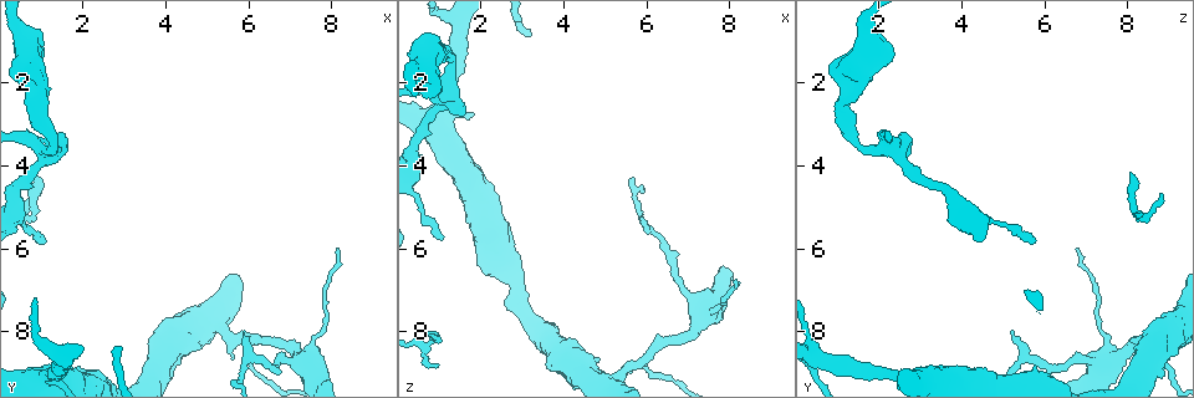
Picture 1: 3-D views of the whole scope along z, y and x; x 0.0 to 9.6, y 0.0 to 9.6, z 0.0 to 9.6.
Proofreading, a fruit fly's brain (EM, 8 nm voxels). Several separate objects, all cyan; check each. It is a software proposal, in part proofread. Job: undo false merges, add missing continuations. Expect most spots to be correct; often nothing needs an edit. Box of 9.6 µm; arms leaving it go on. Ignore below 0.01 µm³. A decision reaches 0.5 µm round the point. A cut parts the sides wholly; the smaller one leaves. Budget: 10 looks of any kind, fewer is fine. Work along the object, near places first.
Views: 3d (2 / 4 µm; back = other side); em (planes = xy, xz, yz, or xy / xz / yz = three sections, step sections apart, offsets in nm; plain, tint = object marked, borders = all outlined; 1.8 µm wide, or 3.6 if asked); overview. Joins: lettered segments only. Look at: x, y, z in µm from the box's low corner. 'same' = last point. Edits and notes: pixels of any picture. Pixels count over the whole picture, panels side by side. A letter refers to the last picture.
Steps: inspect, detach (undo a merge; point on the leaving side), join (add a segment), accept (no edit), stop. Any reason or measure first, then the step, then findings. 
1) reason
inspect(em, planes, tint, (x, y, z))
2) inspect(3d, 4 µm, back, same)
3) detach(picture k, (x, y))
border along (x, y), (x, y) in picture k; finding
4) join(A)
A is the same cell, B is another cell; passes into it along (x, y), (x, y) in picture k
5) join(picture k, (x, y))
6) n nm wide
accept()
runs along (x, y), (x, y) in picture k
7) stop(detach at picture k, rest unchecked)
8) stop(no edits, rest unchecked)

inspect(em, xy, step 16, tint, (1.05, 3.55, 2.00))

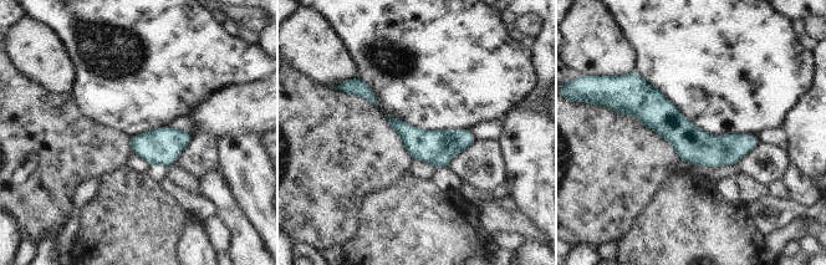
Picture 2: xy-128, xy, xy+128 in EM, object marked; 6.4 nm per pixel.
inspect(em, planes, borders, same)

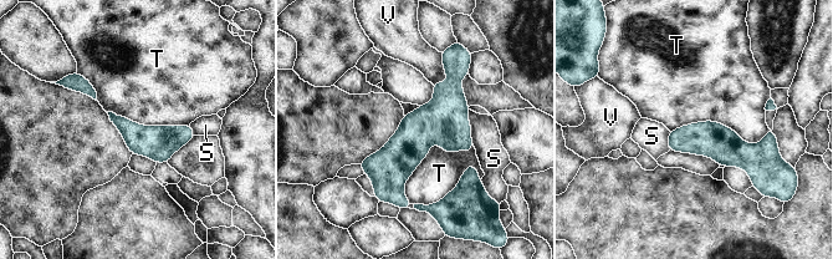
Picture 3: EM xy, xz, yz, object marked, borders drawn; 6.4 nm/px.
accept()
S, T and V are other cells; all the same cell

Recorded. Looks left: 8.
branch stops here
inspect(3d, 2 µm, (1.05, 5.90, 5.75))

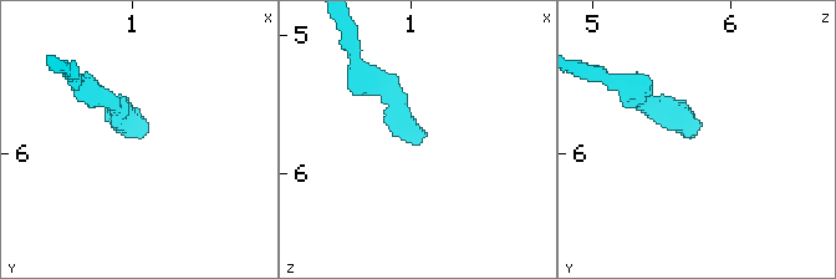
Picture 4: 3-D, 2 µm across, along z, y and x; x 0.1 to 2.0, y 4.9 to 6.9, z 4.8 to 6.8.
now the EM
inspect(em, yz, step 16, borders, (1.06, 5.88, 5.74))

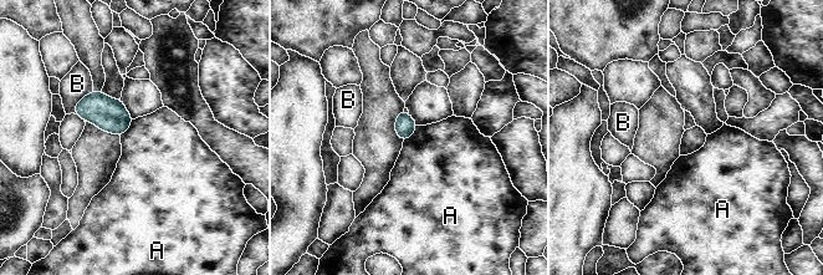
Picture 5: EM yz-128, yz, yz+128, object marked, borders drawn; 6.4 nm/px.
accept()
A and B are other cells; border along (418, 126), (404, 141) in picture 5; no lettered segment goes on from it

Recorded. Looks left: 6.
free end
inspect(em, planes, borders, (0.75, 4.20, 8.05))

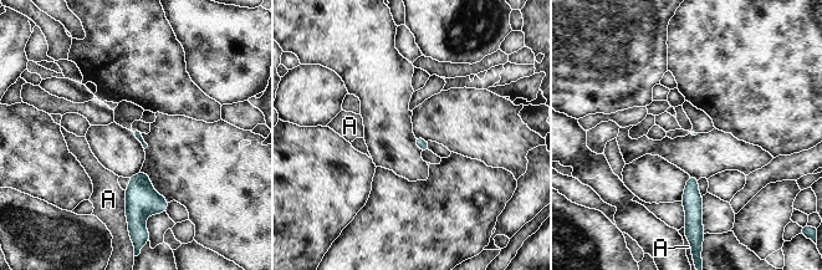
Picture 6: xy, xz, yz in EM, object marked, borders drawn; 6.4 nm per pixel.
A touches over 220 nm
accept()
A is another cell; no lettered segment goes on from it

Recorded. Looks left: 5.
inspect(3d, 4 µm, (6.00, 8.25, 8.60))

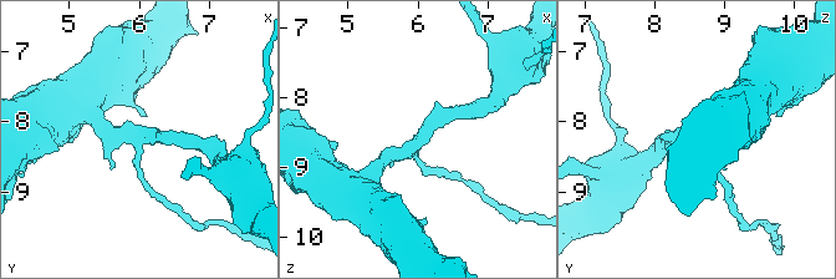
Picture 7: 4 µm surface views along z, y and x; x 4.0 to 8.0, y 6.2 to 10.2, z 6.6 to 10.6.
shape alone is not enough
inspect(em, yz, step 8, tint, (5.95, 8.25, 8.65))

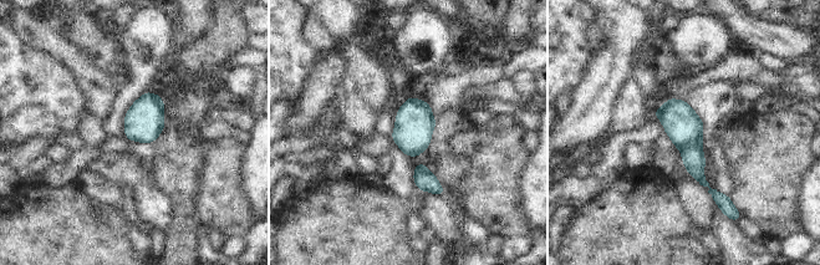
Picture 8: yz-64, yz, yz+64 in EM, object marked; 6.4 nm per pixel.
inspect(em, planes, borders, same)

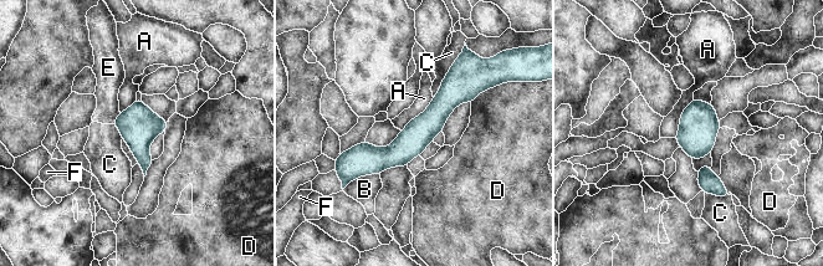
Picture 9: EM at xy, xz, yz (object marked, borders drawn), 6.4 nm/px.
190 nm wide
accept()
A, B, C, D, E and F are other cells; runs along (475, 91), (397, 154), (344, 159) in picture 9; all the same cell

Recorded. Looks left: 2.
stop(no edits, rest unchecked)

